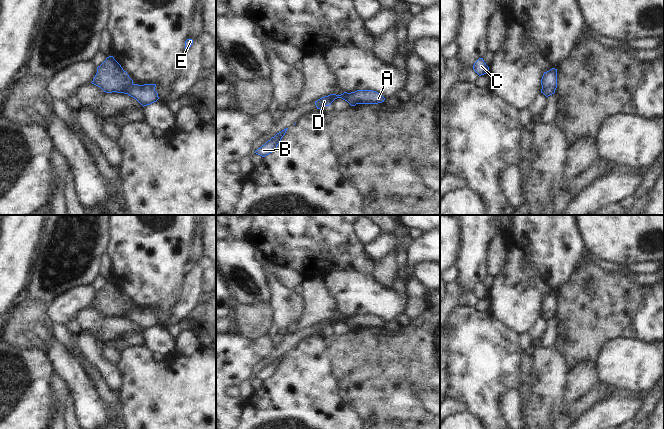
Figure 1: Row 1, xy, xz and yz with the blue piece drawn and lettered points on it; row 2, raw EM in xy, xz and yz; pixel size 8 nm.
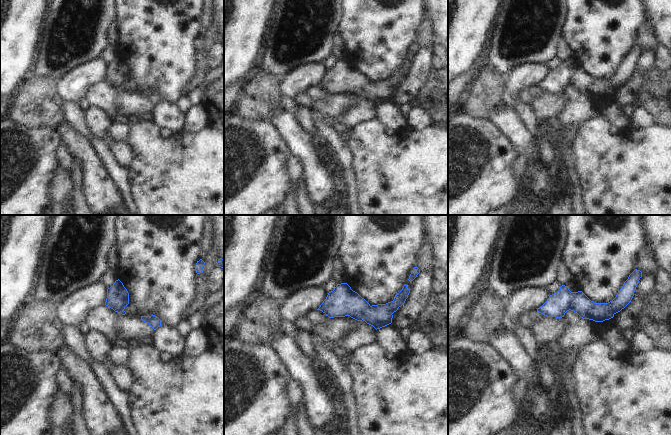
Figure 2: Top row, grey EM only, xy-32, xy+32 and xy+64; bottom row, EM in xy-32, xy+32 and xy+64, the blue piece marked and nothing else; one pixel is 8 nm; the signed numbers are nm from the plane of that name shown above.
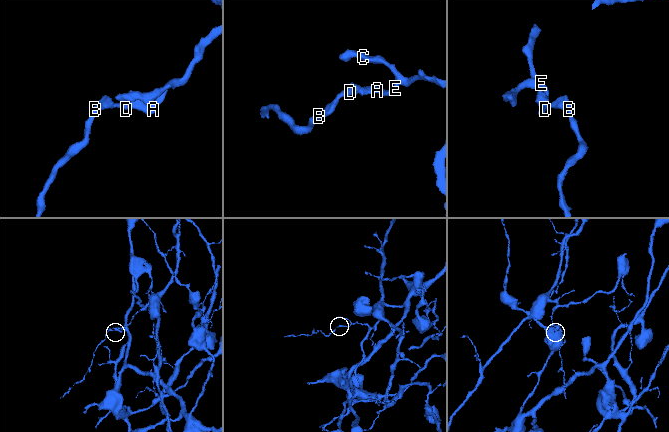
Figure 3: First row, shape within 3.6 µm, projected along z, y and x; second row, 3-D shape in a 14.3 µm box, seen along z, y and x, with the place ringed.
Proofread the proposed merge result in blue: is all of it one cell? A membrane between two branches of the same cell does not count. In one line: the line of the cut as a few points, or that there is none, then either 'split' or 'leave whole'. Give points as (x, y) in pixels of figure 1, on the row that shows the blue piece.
no cut; leave whole

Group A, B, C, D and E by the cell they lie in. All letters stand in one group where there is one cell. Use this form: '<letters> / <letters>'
A B C D E

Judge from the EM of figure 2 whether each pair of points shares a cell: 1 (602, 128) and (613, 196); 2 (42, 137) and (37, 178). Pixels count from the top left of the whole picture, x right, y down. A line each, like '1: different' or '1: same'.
1: same
2: same

